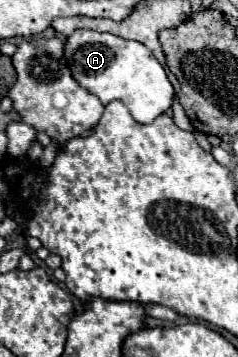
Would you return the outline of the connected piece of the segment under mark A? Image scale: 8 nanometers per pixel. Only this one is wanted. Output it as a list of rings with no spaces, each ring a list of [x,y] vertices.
[[[77,29],[65,41],[65,59],[69,61],[73,79],[83,89],[99,97],[103,105],[121,101],[139,123],[153,123],[173,103],[175,91],[165,69],[139,41],[127,41],[123,37],[91,29]]]

